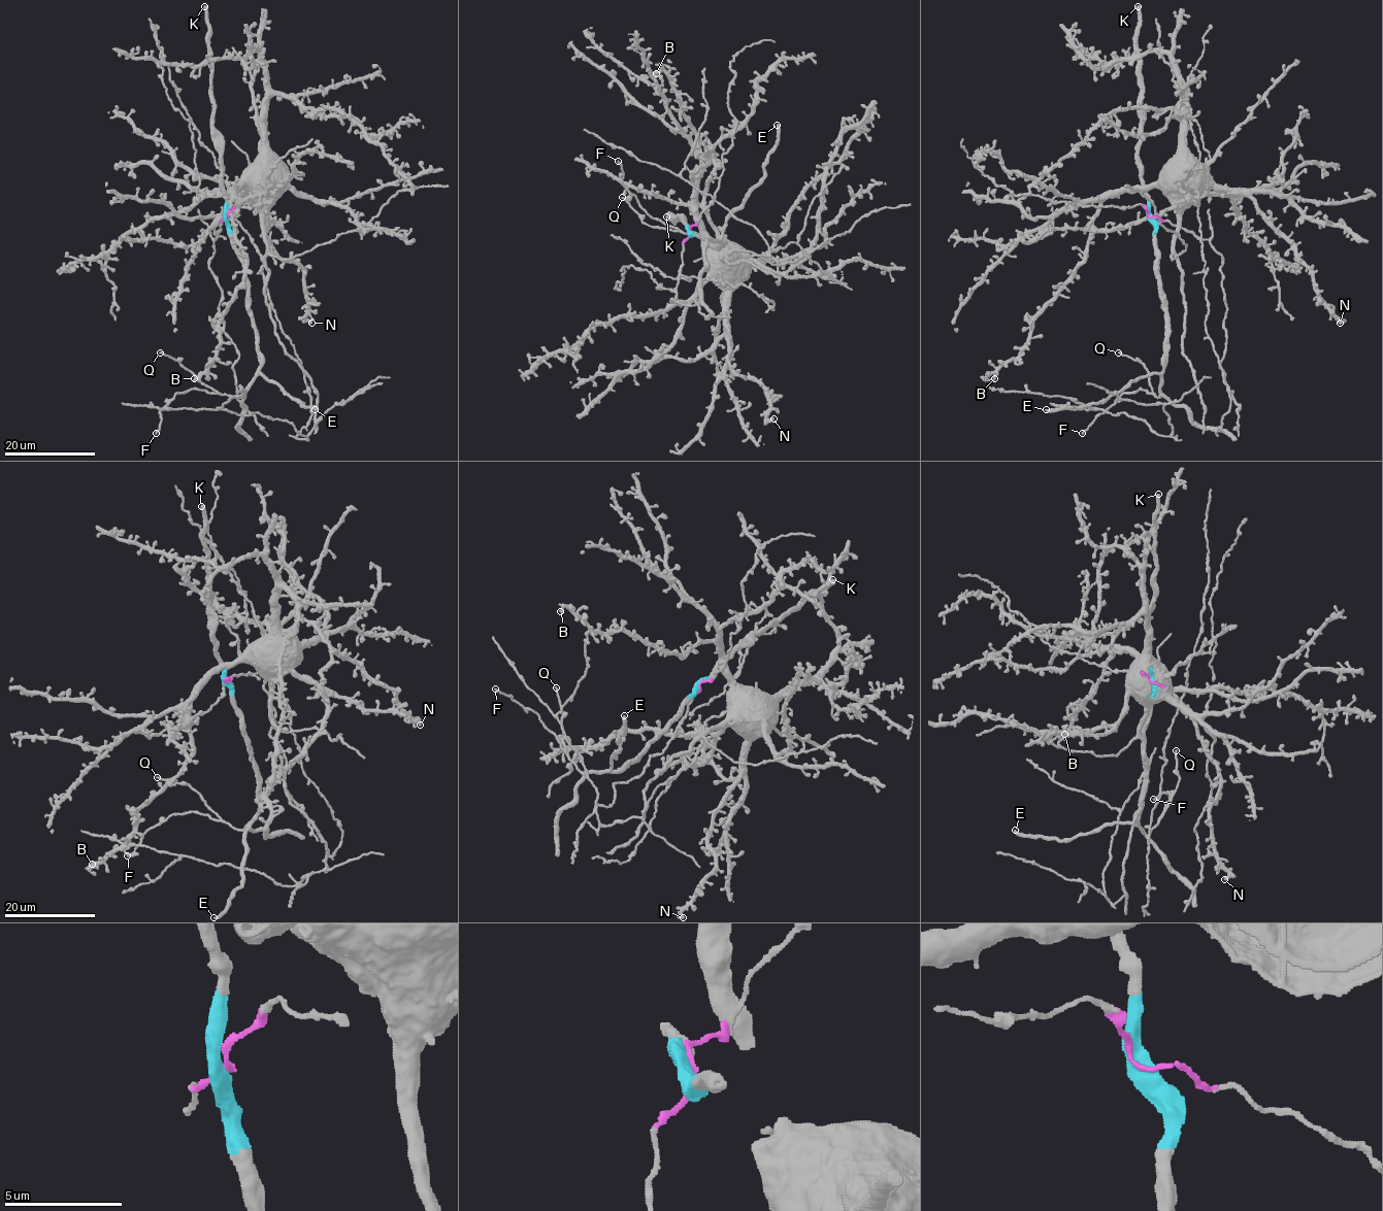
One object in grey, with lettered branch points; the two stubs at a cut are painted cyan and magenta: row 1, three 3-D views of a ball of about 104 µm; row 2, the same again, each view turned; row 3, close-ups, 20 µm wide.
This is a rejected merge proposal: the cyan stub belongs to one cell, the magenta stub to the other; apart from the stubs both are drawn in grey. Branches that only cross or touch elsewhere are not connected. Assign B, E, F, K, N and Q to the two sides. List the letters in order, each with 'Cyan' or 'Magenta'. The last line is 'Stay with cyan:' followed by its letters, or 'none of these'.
B: Magenta
E: Cyan
F: Cyan
K: Cyan
N: Magenta
Q: Cyan
Stay with cyan: E, F, K, Q

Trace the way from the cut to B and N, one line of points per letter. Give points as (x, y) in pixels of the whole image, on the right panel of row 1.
B: (1151, 217), (1139, 203), (1043, 195), (1097, 200), (1091, 235), (1026, 347), (986, 377), (994, 379)
N: (1151, 217), (1139, 203), (1043, 195), (1094, 200), (1145, 186), (1247, 195), (1340, 323)

